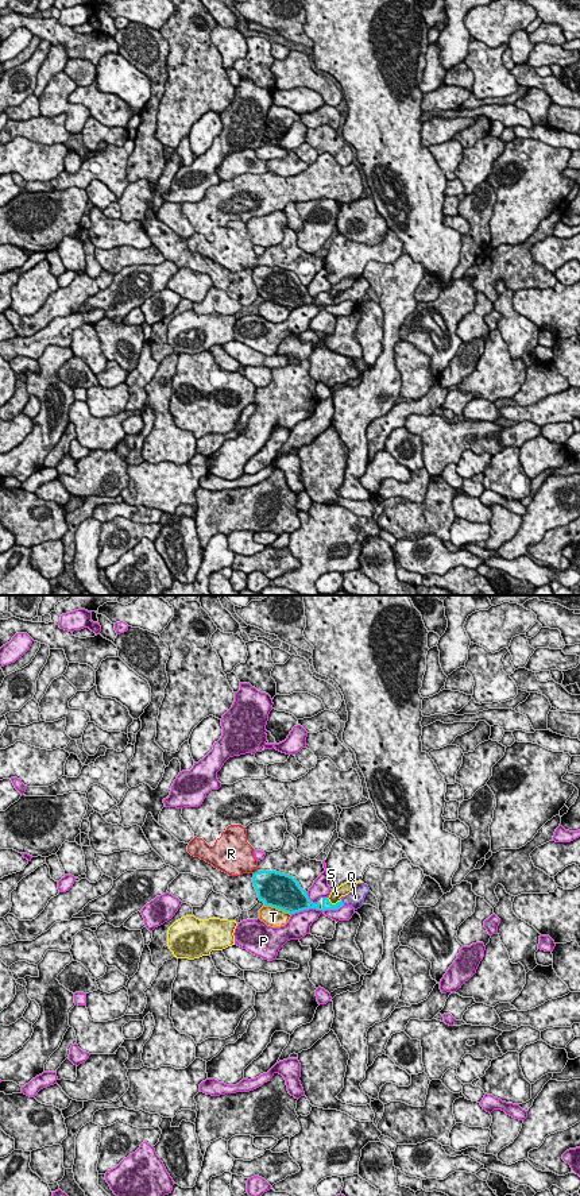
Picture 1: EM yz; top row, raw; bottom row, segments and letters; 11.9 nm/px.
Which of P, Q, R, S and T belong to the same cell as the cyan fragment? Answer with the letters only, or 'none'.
Q

